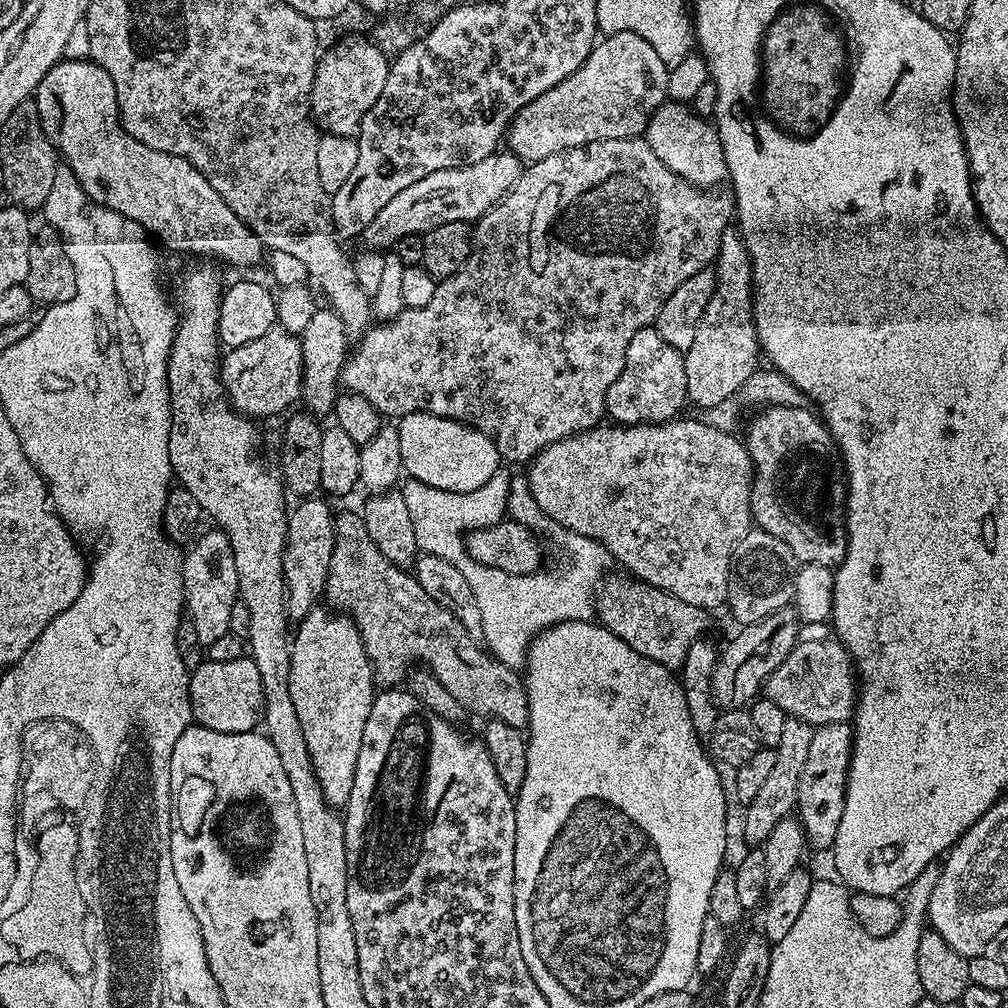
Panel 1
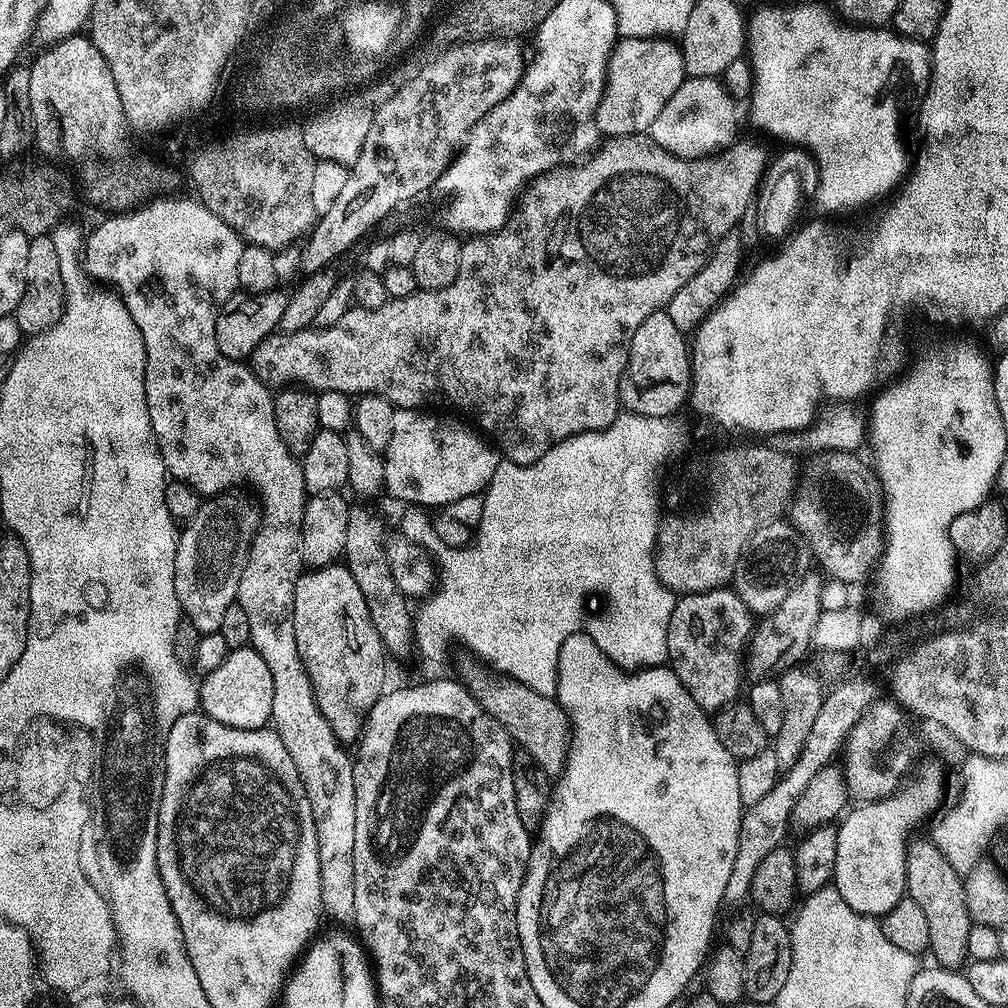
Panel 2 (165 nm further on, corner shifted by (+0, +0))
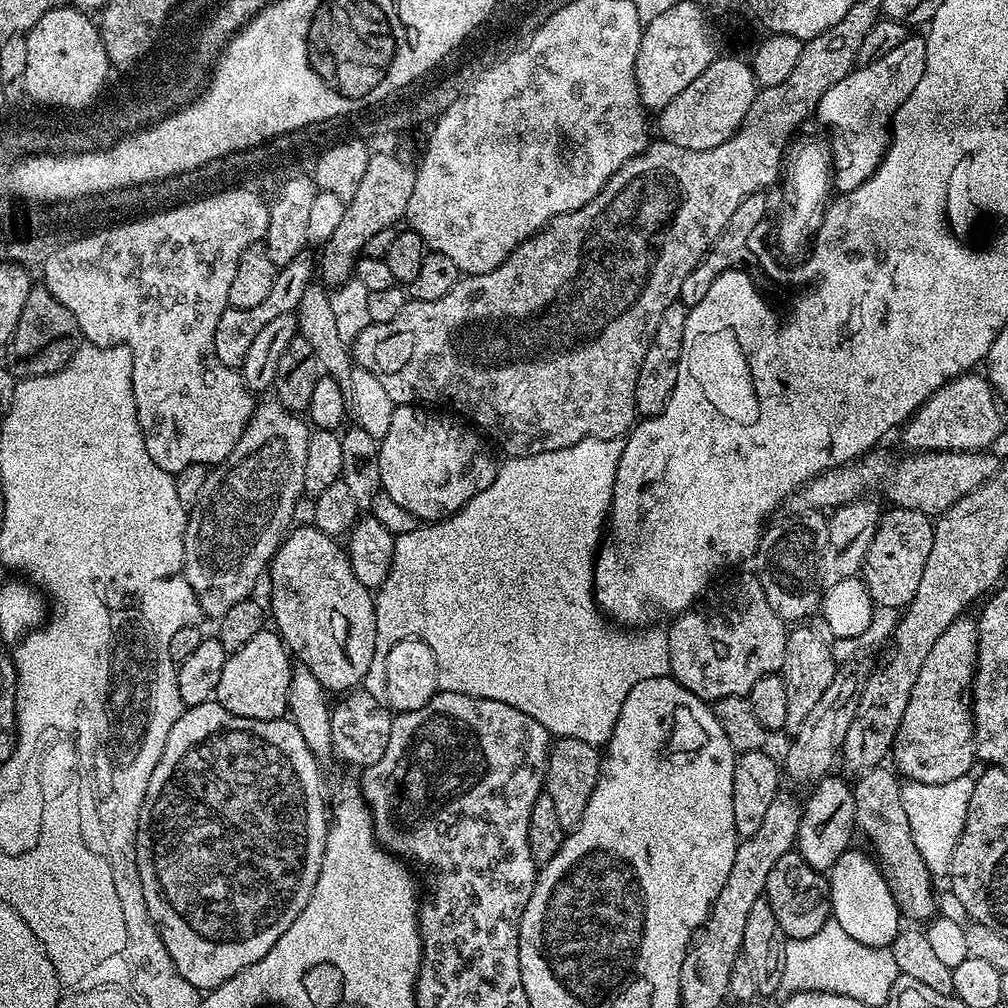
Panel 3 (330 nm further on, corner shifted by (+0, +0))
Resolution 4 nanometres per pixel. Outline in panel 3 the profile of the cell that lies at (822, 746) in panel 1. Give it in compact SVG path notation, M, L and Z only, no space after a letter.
M966 619L955 620L942 631L942 636L933 645L918 671L890 751L891 763L905 781L945 784L973 771L973 713L967 703L964 705L964 688L968 690L973 687L979 634L977 621Z

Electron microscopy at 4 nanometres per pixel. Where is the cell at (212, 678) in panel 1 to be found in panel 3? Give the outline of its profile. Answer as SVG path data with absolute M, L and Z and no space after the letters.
M265 630L254 634L242 650L231 653L222 666L222 678L218 678L218 686L214 697L230 714L238 714L251 720L278 720L288 711L288 695L290 694L290 678L294 667L289 649L284 647L280 633Z

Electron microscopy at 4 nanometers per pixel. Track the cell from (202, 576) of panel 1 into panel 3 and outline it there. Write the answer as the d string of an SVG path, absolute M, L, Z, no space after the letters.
M275 398L257 403L250 422L238 438L234 450L221 464L209 471L206 483L188 514L184 535L184 570L186 582L193 591L201 613L205 617L218 618L238 602L249 599L272 563L280 541L293 527L292 515L296 503L305 495L306 446L310 435L309 425L303 415L282 406Z

